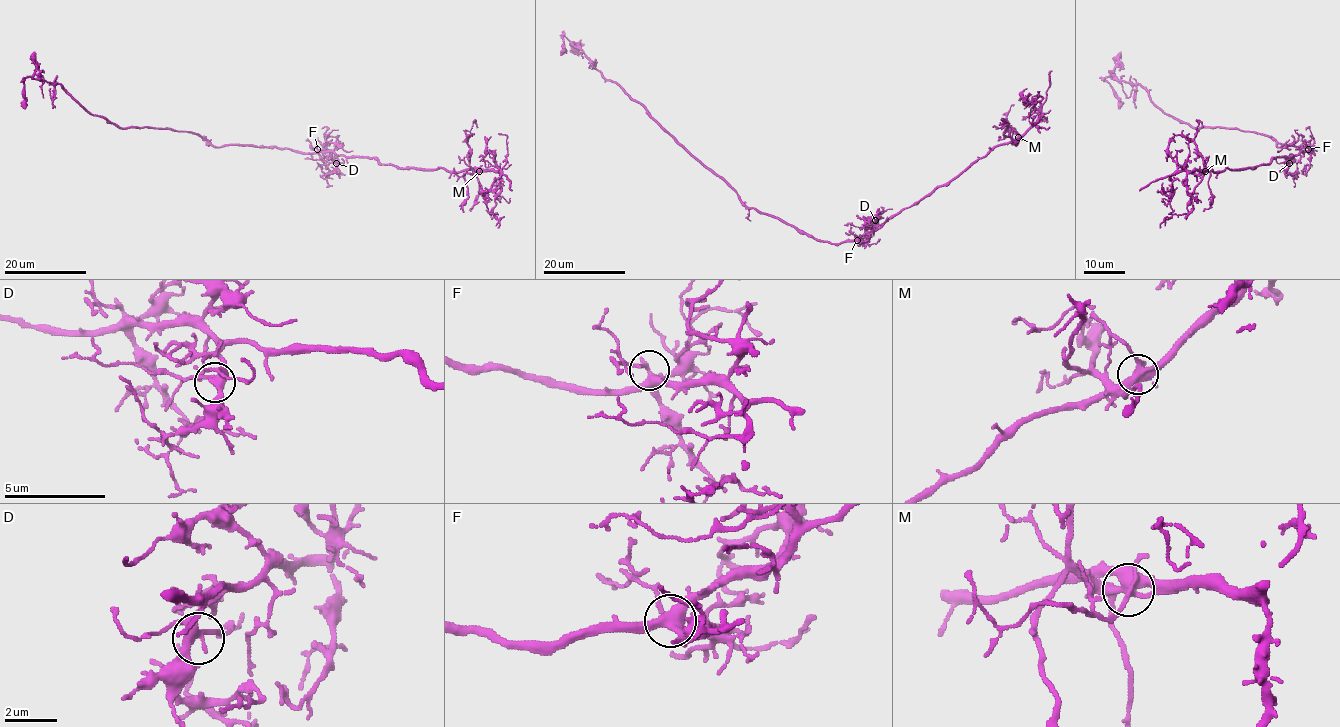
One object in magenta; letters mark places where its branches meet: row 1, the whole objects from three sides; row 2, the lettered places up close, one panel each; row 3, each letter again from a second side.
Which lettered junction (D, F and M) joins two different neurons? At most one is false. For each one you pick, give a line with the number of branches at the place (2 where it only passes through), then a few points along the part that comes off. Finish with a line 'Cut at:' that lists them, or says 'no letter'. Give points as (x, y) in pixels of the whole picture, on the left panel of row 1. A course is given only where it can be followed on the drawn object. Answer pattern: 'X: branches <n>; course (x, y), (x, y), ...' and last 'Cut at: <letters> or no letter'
Cut at: no letter

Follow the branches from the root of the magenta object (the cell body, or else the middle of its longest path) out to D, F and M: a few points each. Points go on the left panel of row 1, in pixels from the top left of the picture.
D: (267, 147), (304, 153), (333, 152), (337, 156), (336, 163)
F: (267, 147), (304, 153), (314, 153), (317, 149)
M: (267, 147), (304, 153), (334, 152), (349, 157), (373, 157), (380, 163), (400, 167), (479, 170)

